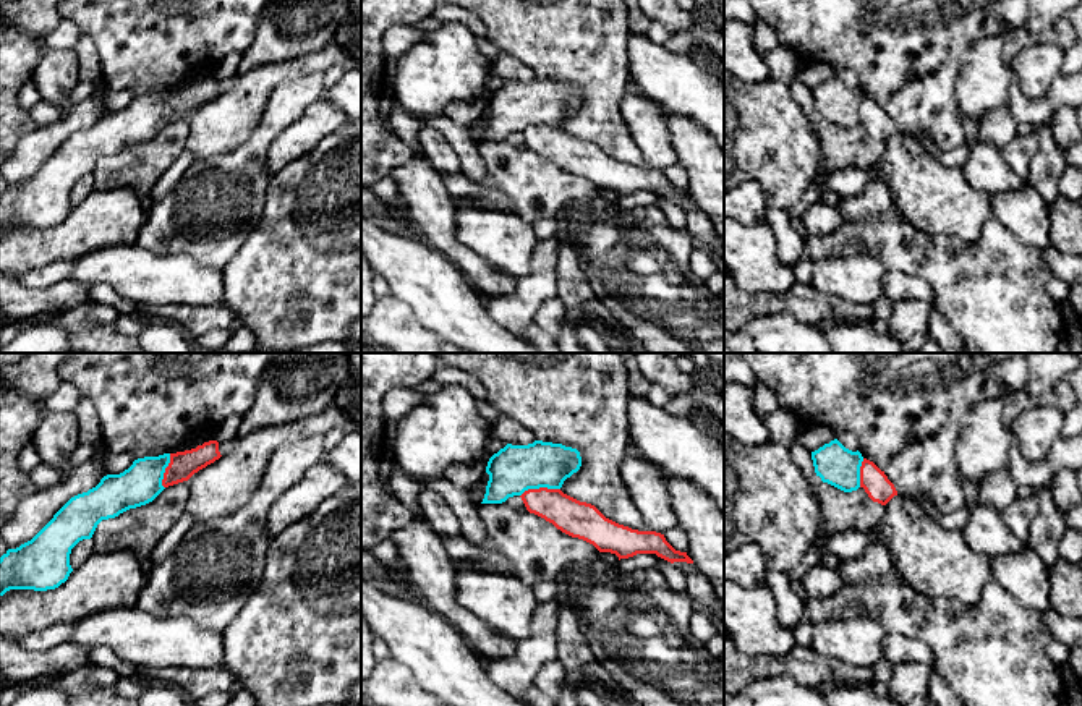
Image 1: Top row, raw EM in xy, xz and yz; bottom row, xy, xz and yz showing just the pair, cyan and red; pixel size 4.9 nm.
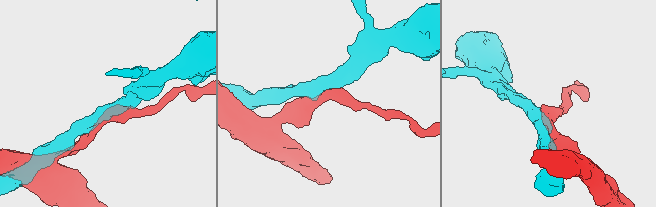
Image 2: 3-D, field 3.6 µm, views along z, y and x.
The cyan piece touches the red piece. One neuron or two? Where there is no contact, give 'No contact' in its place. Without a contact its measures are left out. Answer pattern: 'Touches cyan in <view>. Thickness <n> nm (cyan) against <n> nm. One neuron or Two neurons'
Touches cyan in xz. Thickness 240 nm (cyan) against 180 nm. Two neurons

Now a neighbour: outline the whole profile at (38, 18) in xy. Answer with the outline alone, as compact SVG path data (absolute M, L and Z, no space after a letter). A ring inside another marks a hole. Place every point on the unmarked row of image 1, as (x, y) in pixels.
M11 0L0 5L0 19L19 31L44 40L63 19L62 0Z

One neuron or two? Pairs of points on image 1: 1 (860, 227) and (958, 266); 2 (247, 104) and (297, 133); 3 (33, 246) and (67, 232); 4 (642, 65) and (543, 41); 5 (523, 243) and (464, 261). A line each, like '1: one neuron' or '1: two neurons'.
1: one neuron
2: two neurons
3: one neuron
4: two neurons
5: two neurons

